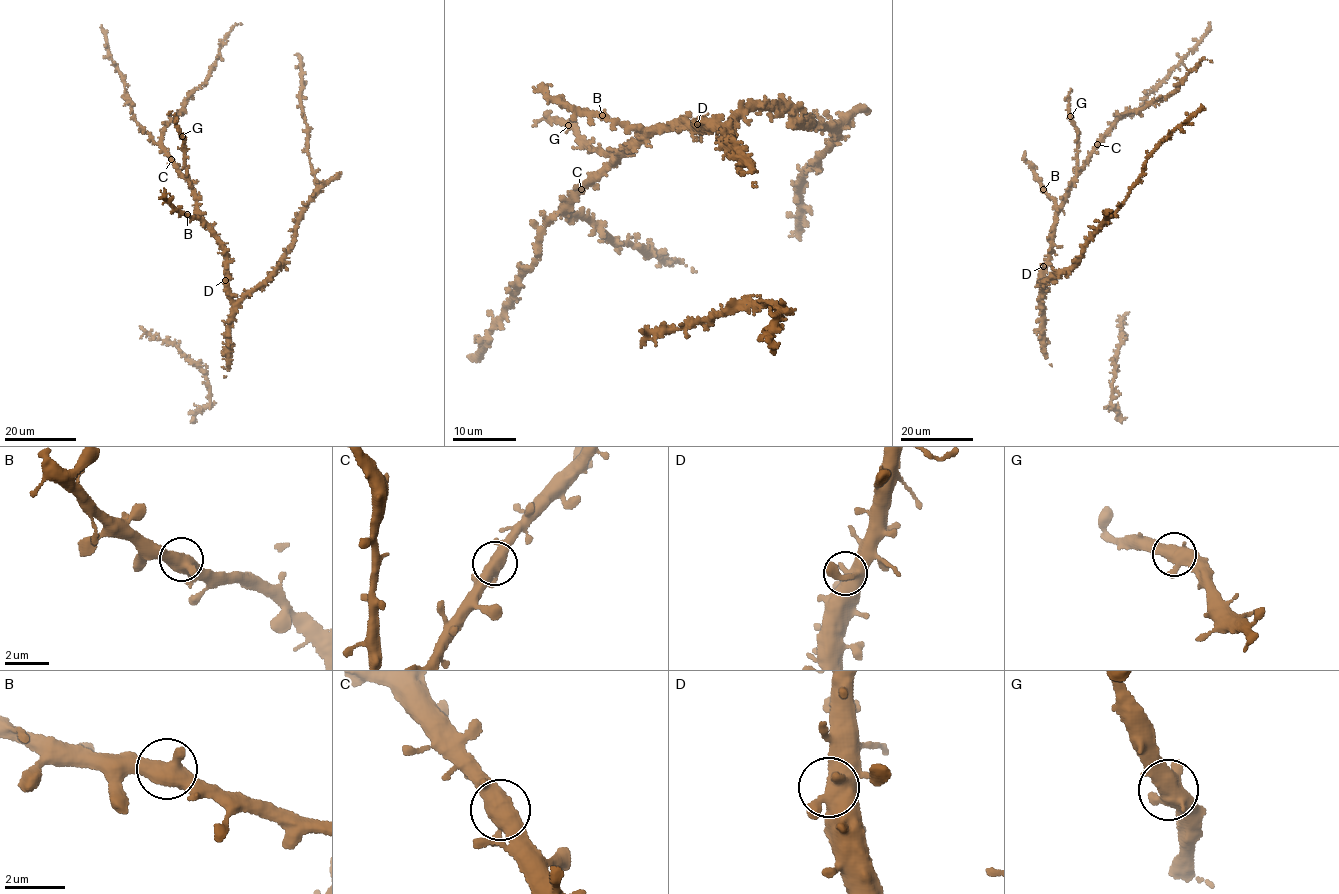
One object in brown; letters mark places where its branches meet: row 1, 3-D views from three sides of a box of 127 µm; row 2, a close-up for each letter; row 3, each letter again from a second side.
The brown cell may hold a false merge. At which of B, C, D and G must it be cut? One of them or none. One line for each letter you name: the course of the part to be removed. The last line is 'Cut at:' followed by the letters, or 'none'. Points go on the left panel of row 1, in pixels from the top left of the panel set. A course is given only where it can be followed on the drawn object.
Cut at: none

